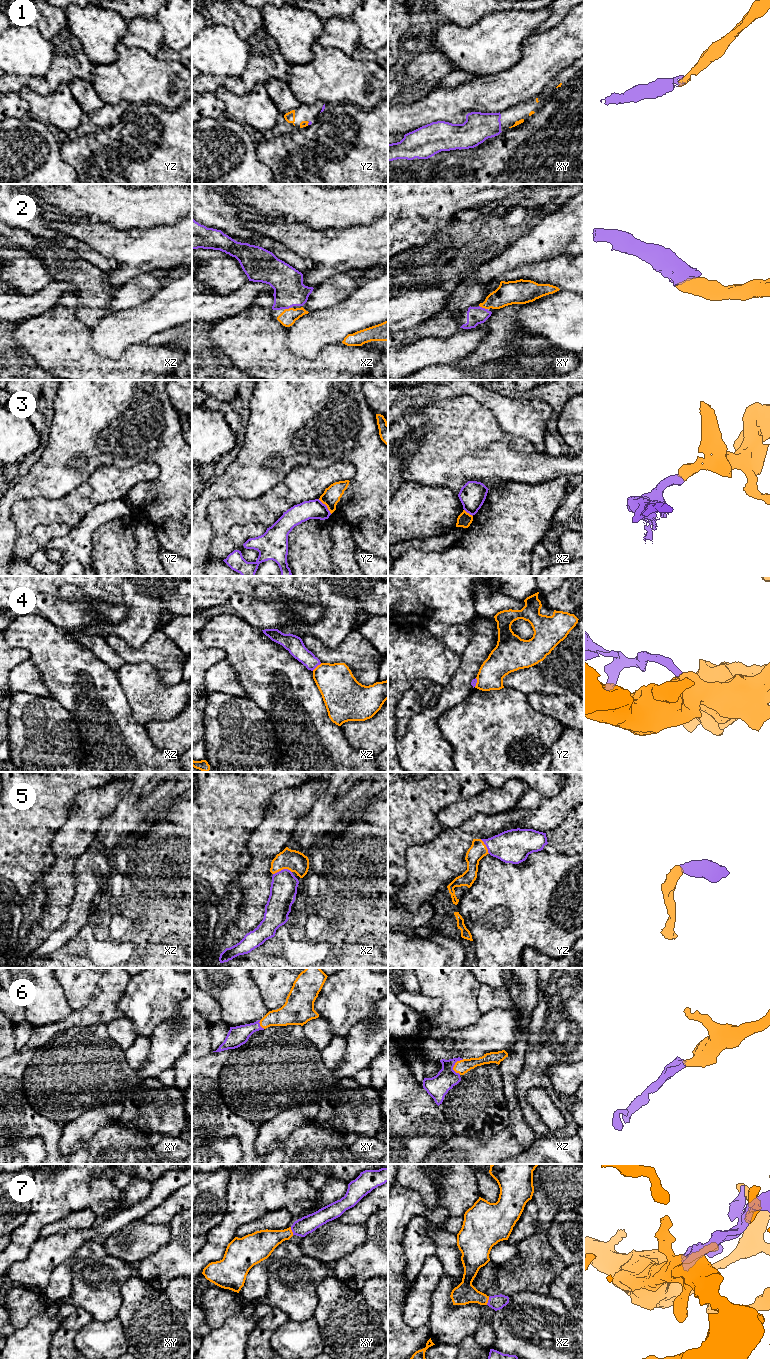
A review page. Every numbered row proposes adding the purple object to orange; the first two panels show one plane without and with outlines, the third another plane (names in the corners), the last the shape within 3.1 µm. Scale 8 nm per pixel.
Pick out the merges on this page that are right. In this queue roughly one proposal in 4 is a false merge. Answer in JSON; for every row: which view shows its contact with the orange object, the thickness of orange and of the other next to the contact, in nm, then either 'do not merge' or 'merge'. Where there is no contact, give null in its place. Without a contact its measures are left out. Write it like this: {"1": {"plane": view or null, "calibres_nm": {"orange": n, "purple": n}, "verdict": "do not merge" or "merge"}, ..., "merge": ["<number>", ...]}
{"1": {"plane": "yz", "calibres_nm": {"orange": 50, "purple": 20}, "verdict": "merge"}, "2": {"plane": "xy", "calibres_nm": {"orange": 190, "purple": 140}, "verdict": "merge"}, "3": {"plane": "yz", "calibres_nm": {"orange": 140, "purple": 160}, "verdict": "do not merge"}, "4": {"plane": "xz", "calibres_nm": {"orange": 300, "purple": 140}, "verdict": "do not merge"}, "5": {"plane": "xz", "calibres_nm": {"orange": 170, "purple": 220}, "verdict": "merge"}, "6": {"plane": "xz", "calibres_nm": {"orange": 110, "purple": 180}, "verdict": "merge"}, "7": {"plane": "xy", "calibres_nm": {"orange": 200, "purple": 140}, "verdict": "merge"}, "merge": ["1", "2", "5", "6", "7"]}

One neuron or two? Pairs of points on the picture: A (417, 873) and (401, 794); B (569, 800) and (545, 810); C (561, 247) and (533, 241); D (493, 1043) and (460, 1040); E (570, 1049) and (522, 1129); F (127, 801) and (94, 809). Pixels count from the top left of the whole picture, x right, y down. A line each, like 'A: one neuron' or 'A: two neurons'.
A: two neurons
B: one neuron
C: one neuron
D: one neuron
E: two neurons
F: two neurons

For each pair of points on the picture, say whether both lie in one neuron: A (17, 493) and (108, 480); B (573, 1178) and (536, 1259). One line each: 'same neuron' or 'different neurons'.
A: different neurons
B: same neuron

